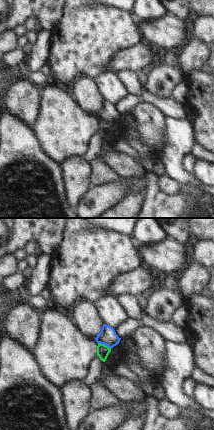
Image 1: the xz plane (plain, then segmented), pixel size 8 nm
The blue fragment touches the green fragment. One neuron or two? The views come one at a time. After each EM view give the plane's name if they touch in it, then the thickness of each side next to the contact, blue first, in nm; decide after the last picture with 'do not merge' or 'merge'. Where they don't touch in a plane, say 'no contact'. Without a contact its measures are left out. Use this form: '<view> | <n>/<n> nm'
xz | 140/100 nm

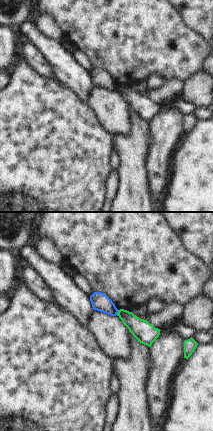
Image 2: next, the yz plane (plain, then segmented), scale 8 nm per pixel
yz | 150/170 nm

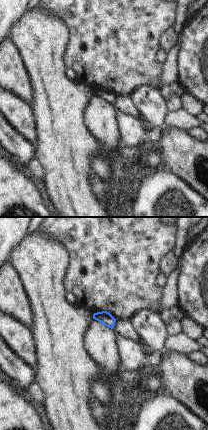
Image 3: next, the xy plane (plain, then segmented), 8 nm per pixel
no contact

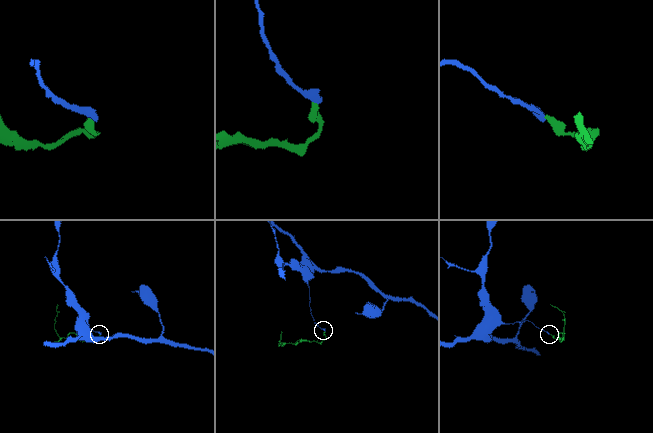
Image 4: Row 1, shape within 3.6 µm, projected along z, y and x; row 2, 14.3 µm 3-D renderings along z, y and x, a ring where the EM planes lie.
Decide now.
do not merge

